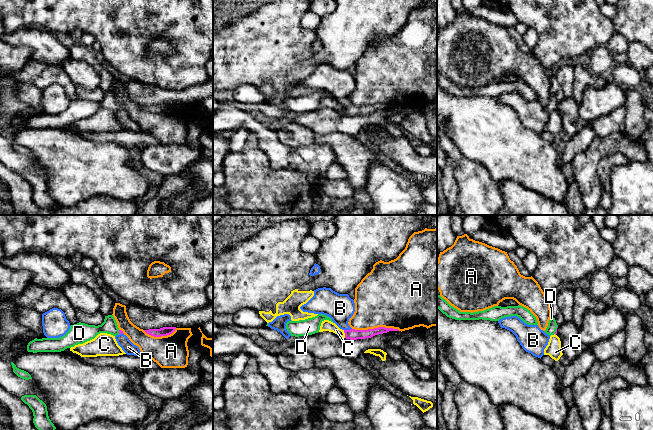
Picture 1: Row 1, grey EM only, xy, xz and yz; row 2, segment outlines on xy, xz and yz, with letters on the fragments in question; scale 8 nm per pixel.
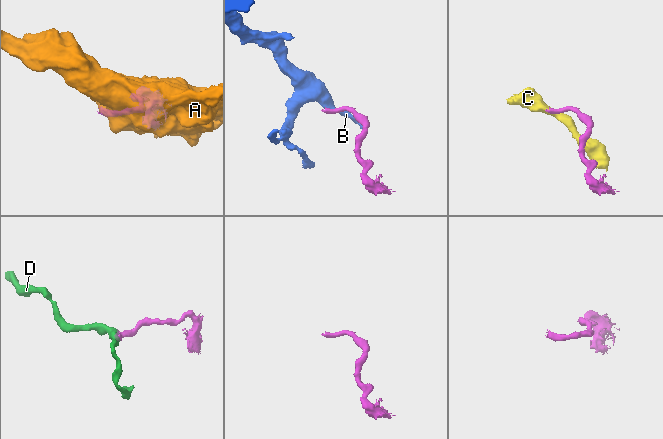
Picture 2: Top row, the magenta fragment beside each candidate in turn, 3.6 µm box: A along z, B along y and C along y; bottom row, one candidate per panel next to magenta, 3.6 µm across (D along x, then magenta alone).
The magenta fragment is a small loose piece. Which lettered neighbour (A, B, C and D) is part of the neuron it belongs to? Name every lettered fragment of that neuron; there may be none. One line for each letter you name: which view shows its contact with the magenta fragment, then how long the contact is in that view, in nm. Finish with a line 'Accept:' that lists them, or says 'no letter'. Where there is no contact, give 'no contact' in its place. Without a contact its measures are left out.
D: yz | 70 nm
Accept: D

